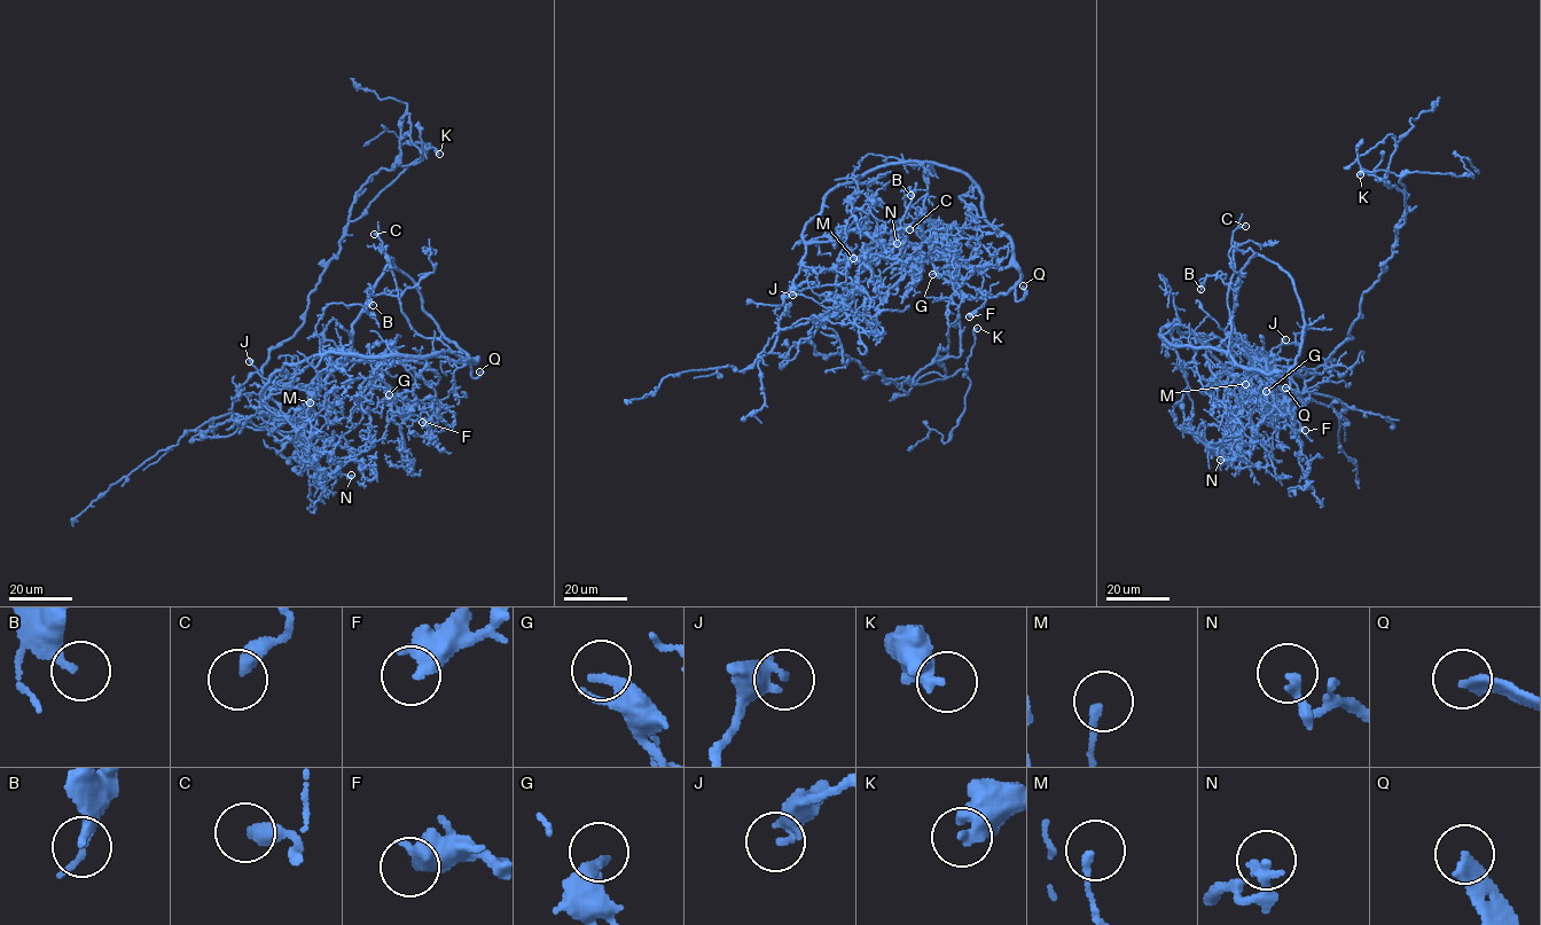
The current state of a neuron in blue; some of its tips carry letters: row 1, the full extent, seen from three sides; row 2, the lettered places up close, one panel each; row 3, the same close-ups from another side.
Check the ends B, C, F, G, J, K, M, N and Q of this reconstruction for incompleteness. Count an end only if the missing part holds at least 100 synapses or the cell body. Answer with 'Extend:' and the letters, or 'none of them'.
Extend: Q

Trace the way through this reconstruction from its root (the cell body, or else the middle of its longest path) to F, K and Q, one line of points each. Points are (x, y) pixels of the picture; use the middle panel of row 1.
F: (827, 307), (841, 311), (828, 313), (851, 297), (865, 261), (945, 252), (985, 297), (969, 316)
K: (827, 307), (841, 311), (816, 321), (808, 338), (814, 350), (910, 384), (964, 370), (977, 328)
Q: (827, 307), (841, 311), (828, 313), (852, 296), (862, 263), (883, 257), (1015, 266), (1016, 300), (1023, 285)

